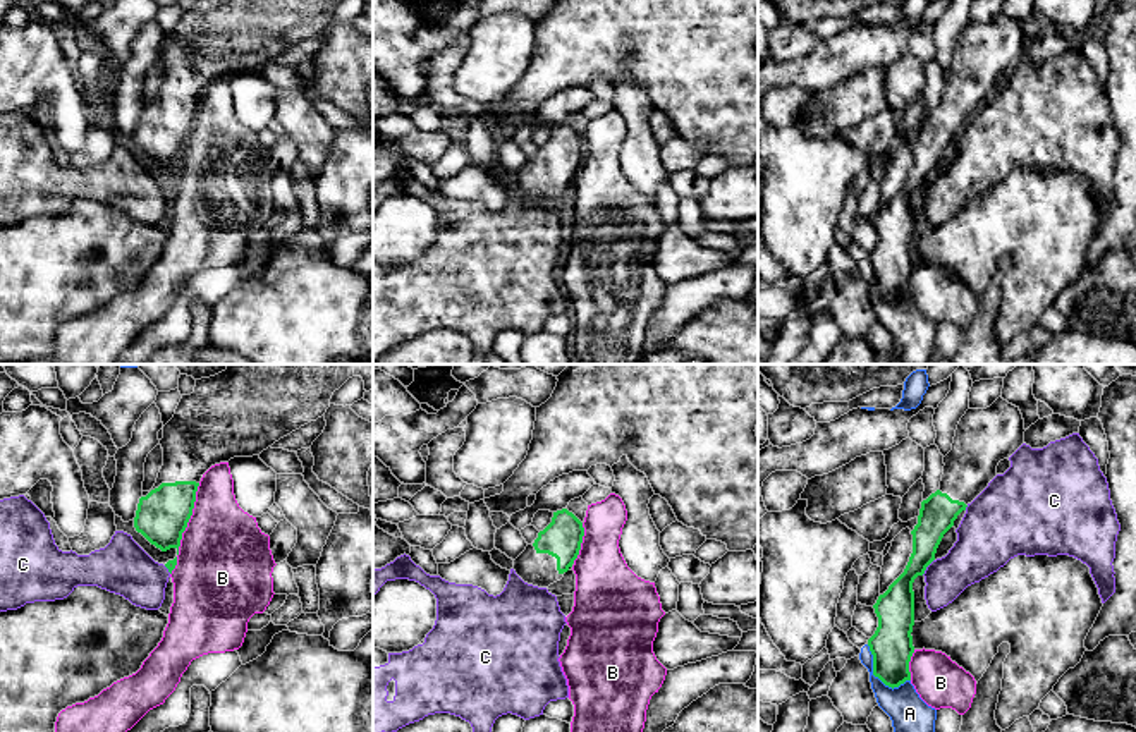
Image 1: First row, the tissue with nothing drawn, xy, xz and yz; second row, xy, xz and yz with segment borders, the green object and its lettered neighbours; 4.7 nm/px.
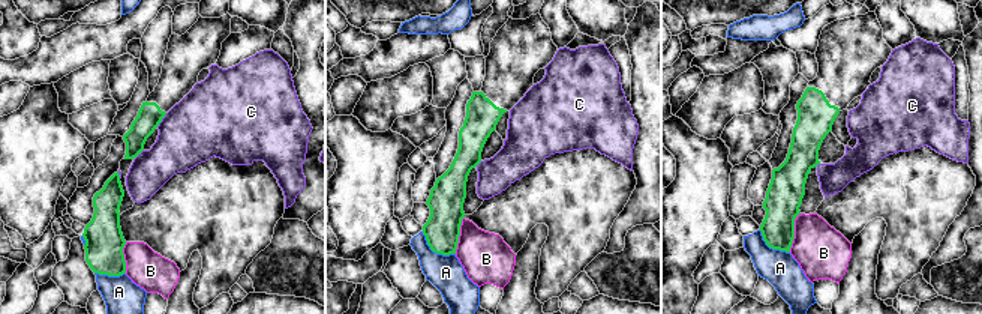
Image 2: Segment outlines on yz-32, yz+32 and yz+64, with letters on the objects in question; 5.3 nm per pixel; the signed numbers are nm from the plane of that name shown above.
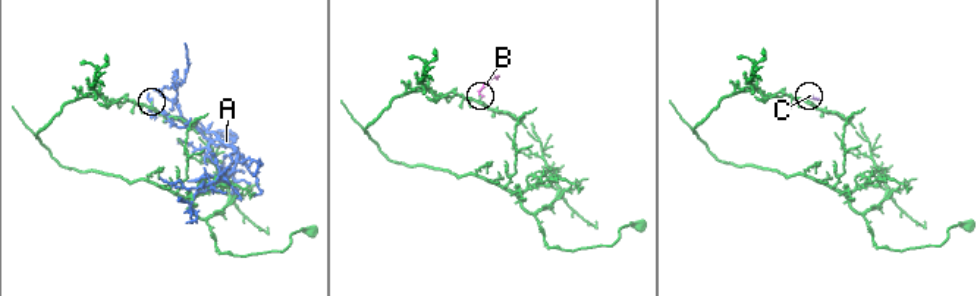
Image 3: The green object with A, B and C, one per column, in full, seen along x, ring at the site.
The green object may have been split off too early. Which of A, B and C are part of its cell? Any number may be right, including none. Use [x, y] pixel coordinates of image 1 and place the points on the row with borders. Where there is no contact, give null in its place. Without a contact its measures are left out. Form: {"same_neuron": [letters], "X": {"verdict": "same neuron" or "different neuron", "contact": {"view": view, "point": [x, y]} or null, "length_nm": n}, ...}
{"same_neuron": [], "A": {"verdict": "different neuron", "contact": {"view": "yz", "point": [877, 676]}, "length_nm": 260}, "B": {"verdict": "different neuron", "contact": {"view": "xy", "point": [184, 530]}, "length_nm": 460}, "C": {"verdict": "different neuron", "contact": {"view": "yz", "point": [927, 566]}, "length_nm": 100}}

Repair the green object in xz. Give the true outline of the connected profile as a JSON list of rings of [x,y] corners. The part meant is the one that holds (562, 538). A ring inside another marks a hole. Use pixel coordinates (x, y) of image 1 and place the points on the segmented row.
[[[567,509],[557,510],[552,522],[514,560],[512,569],[524,583],[548,588],[572,569],[583,536],[583,522]]]

